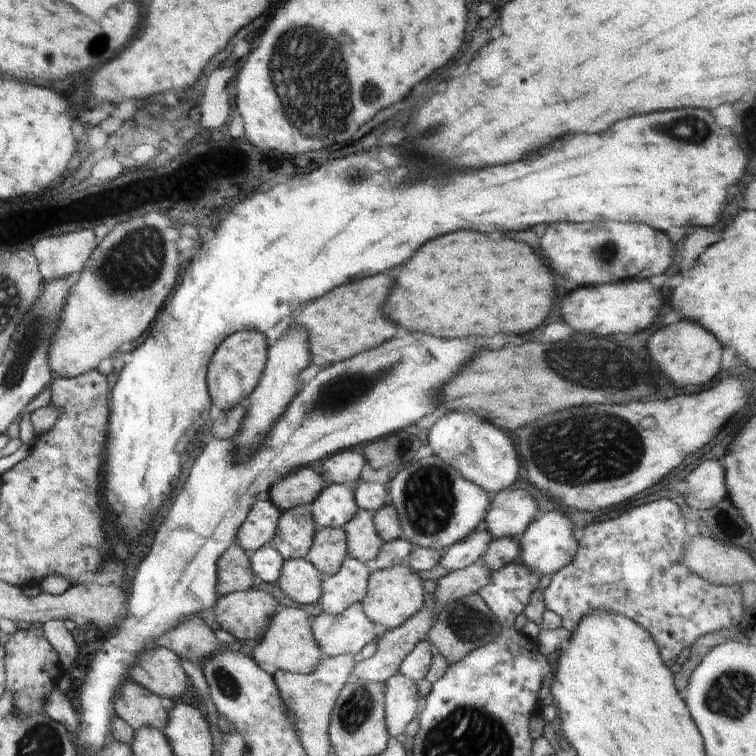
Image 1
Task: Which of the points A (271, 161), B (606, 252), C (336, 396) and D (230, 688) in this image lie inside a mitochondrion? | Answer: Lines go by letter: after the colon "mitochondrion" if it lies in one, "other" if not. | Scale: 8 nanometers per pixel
A: other
B: mitochondrion
C: mitochondrion
D: mitochondrion

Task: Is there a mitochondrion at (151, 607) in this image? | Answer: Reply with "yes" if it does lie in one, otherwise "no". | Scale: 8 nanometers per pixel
no

